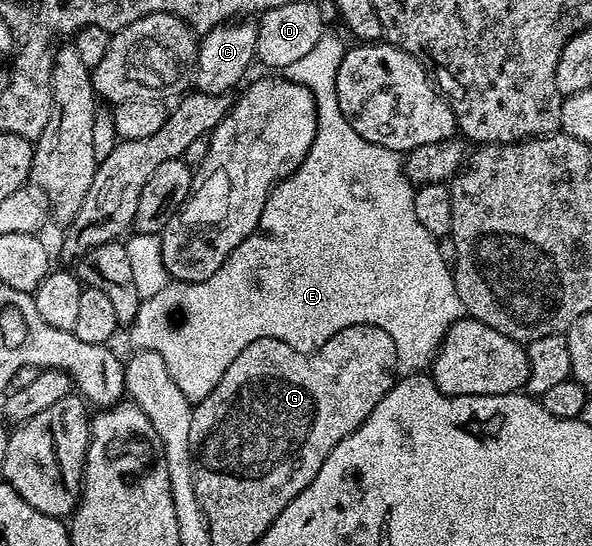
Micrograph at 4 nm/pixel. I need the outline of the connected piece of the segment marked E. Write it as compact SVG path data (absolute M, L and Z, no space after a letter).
M322 35L319 43L303 55L297 64L289 66L287 73L292 80L297 81L300 85L305 85L312 91L313 97L317 100L317 134L311 143L311 151L303 159L303 163L296 169L291 176L286 177L284 181L278 181L277 186L273 188L273 194L267 199L263 207L263 215L251 235L231 251L231 255L210 277L204 281L178 281L172 282L177 289L177 325L135 325L132 330L133 337L138 342L140 348L153 349L163 355L163 361L167 363L167 369L179 383L180 390L187 395L191 403L196 403L207 399L211 391L223 379L223 375L231 363L255 339L260 337L277 337L280 341L286 341L291 347L295 347L304 353L314 353L323 343L327 343L339 331L343 331L352 325L374 325L391 335L391 339L397 348L397 356L402 362L405 361L417 371L424 370L437 356L438 348L445 339L446 333L456 321L462 316L463 306L459 295L457 294L457 285L453 282L453 271L450 262L445 262L445 257L441 254L438 238L430 234L422 223L416 219L415 213L415 185L410 181L406 166L402 158L394 153L391 149L385 149L382 145L371 143L351 127L349 118L343 115L339 107L337 98L337 72L339 63L343 59L347 48L346 42L343 43L337 37Z

